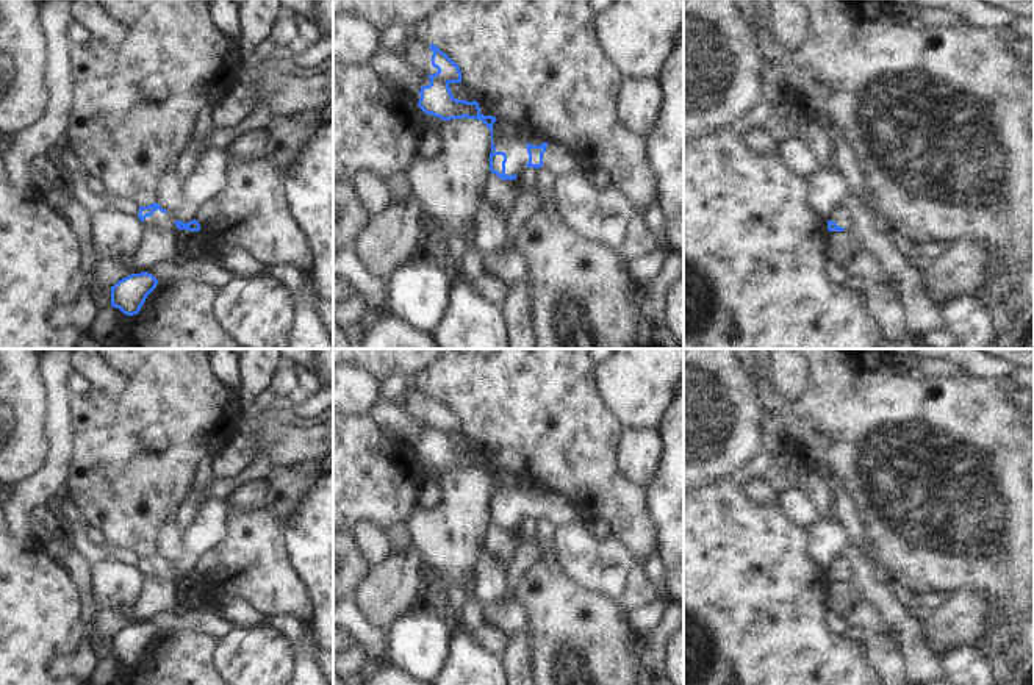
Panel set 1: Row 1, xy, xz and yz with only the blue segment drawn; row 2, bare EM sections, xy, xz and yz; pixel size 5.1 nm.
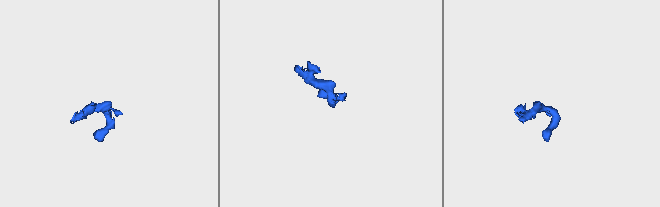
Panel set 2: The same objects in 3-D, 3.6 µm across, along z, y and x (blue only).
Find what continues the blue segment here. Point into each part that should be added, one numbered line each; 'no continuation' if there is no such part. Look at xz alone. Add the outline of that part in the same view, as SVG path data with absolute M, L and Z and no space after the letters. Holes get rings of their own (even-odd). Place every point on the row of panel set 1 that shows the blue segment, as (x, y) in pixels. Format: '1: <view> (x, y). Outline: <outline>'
1: xz (560, 160). Outline: M548 142L546 152L543 153L543 166L551 169L555 177L587 172L588 169L568 147L557 142Z

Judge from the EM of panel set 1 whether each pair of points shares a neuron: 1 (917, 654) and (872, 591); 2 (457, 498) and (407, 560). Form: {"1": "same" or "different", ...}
{"1": "same", "2": "different"}

